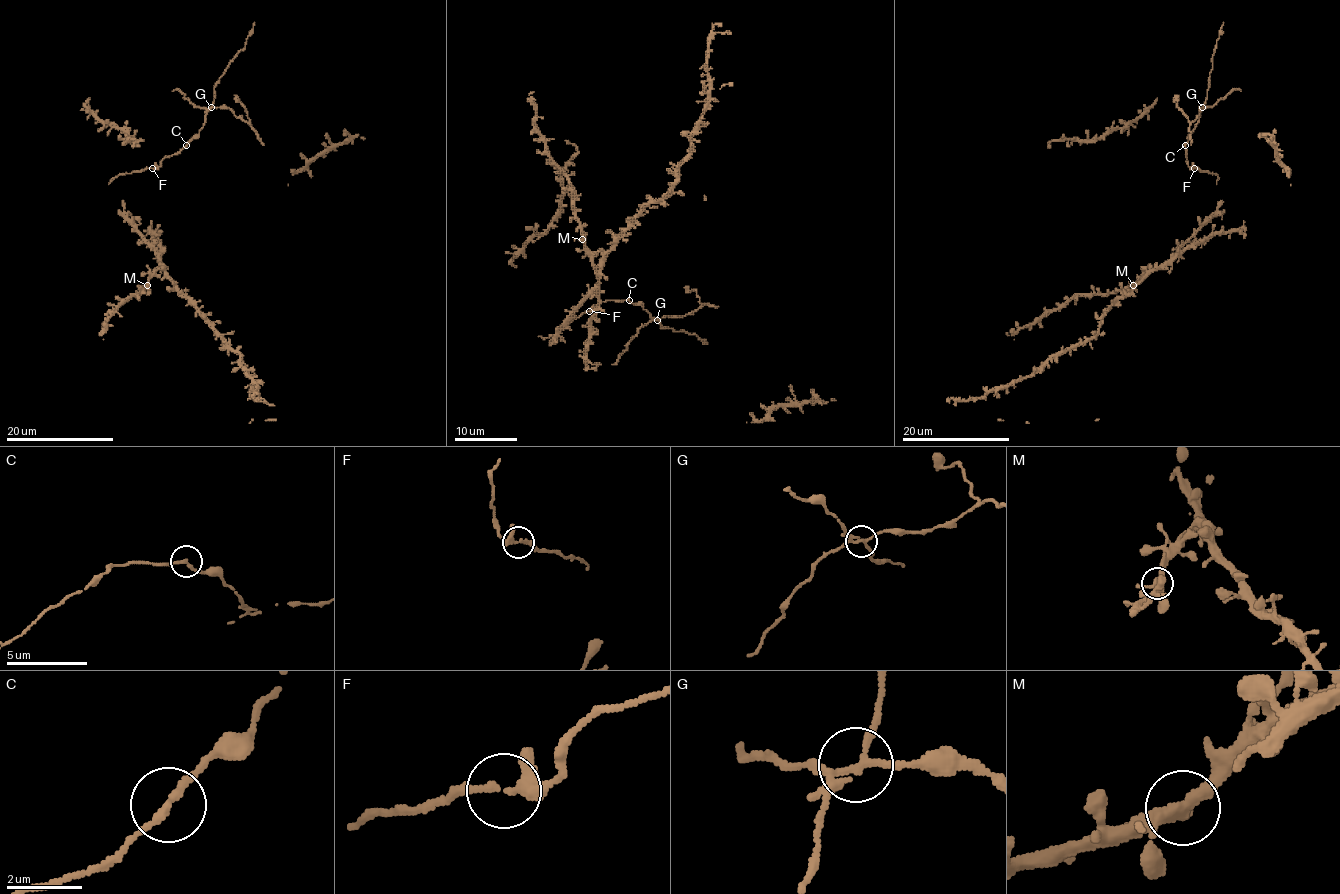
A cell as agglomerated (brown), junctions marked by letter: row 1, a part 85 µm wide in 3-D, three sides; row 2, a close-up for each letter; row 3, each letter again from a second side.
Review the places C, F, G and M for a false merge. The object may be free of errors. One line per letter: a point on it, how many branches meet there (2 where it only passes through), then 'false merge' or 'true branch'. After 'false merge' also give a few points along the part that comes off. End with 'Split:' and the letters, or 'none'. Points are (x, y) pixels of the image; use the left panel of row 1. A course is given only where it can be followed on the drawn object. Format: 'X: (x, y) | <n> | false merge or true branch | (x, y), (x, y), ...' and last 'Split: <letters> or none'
C: (186, 145) | 2 | true branch
F: (152, 168) | 3 | true branch
G: (211, 107) | 4 | false merge | (211, 107), (227, 107), (249, 122), (245, 107), (234, 95)
M: (147, 285) | 4 | true branch
Split: G

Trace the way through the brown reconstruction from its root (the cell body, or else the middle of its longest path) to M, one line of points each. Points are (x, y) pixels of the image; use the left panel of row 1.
M: (129, 223), (160, 260), (146, 285)

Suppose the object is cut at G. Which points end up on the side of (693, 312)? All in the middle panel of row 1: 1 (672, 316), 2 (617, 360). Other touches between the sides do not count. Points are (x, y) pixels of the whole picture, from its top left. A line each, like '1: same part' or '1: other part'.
1: same part
2: same part

